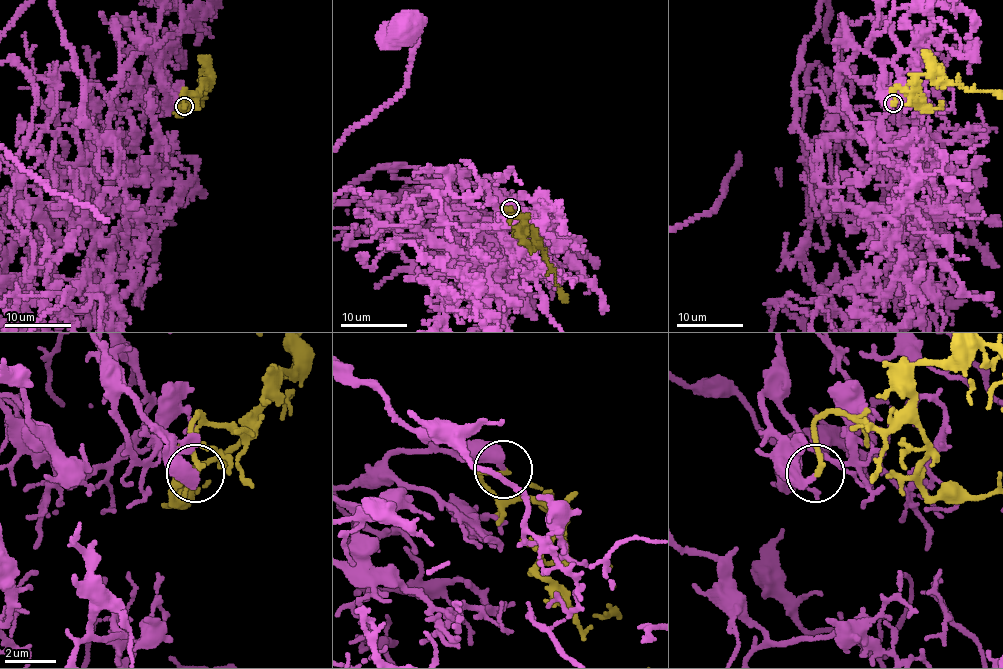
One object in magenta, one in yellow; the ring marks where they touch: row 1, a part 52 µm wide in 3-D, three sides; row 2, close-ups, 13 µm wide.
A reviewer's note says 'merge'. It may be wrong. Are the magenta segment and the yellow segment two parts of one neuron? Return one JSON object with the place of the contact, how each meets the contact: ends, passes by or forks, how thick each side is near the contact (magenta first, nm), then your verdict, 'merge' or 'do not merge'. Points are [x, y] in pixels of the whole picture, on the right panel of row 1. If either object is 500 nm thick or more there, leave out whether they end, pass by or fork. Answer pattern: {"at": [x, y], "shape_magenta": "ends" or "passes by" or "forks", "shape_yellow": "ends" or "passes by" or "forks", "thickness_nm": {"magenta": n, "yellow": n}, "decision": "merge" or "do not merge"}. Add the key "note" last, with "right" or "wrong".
{"at": [893, 103], "shape_magenta": "ends", "shape_yellow": "ends", "thickness_nm": {"magenta": 360, "yellow": 200}, "decision": "merge", "note": "right"}

